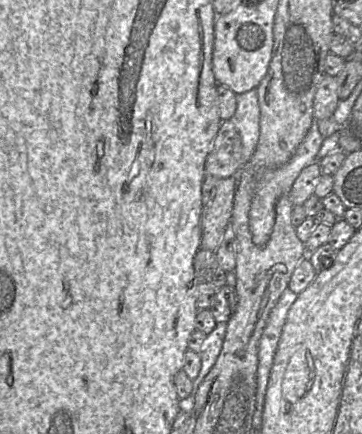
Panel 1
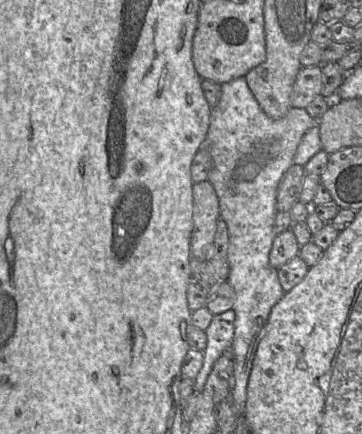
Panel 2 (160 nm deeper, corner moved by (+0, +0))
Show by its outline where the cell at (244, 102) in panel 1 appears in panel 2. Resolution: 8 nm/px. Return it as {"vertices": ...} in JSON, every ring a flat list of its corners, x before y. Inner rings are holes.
{"vertices":[[239,77,223,83,218,104,212,108,207,132,206,145,212,157,212,167,208,181,213,185,219,199,220,219,227,224,229,232,227,281,233,287,236,299,232,309,235,312,234,338,232,351,234,354,234,387,232,398,239,415,244,412,247,388,253,359,265,330,272,308,284,296,279,282,277,269,269,262,269,254,275,238,274,221,277,213,276,201,279,183,286,171,294,164,293,159,297,147,306,131,317,125,305,108,291,107,281,119,272,119,261,109,252,94,245,77],[248,162,256,162,259,172,252,181,238,180,237,170]]}

